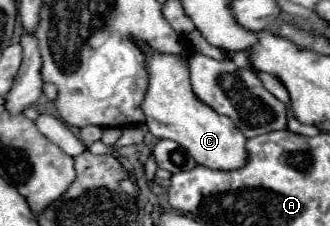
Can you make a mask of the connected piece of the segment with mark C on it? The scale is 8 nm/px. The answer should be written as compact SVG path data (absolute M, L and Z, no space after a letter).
M149 48L143 50L147 54L149 70L149 90L143 102L149 132L157 138L167 138L181 144L197 164L211 170L237 170L247 164L247 138L243 136L243 132L239 132L231 118L217 114L213 108L207 108L207 104L195 98L189 84L187 60L171 54L155 54Z

